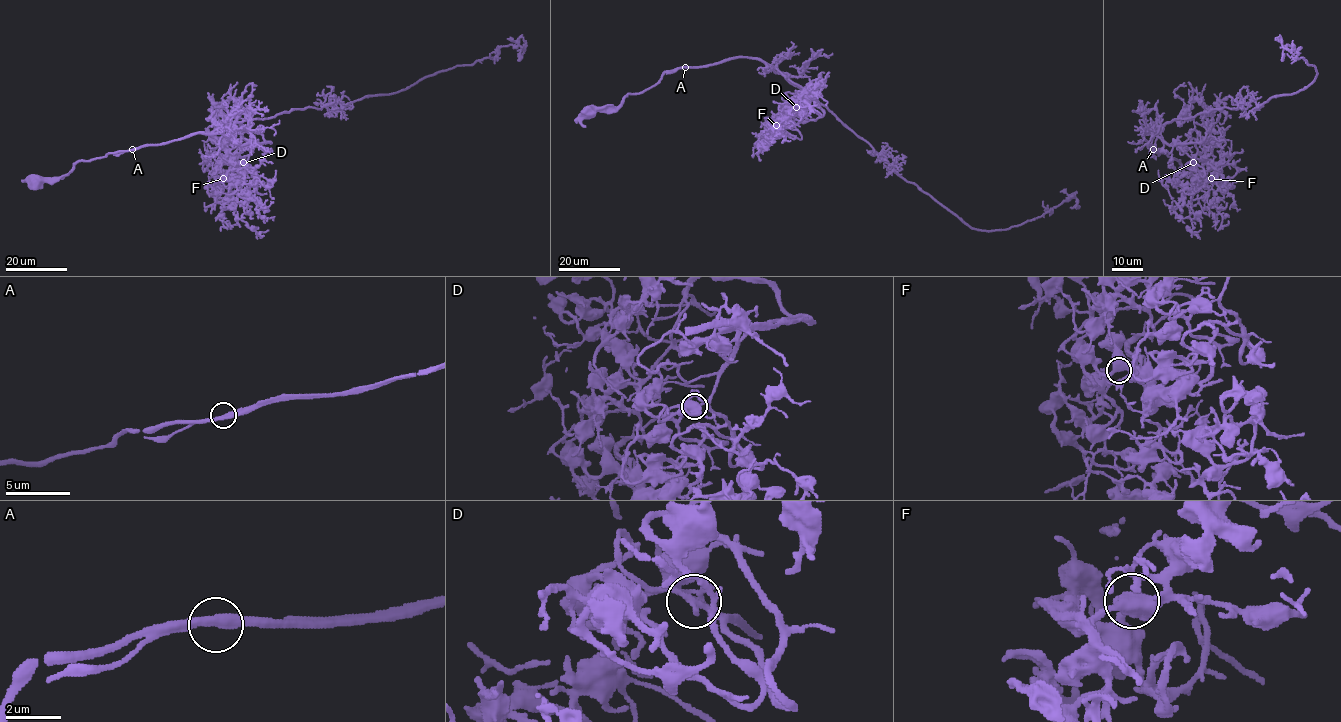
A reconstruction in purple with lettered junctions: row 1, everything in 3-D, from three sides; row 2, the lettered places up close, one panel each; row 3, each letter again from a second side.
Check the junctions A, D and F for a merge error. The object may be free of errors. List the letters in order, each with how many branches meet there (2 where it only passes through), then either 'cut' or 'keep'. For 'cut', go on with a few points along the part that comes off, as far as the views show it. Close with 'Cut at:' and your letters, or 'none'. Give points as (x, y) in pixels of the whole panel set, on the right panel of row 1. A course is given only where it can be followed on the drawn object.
A: 2 | cut | (1153, 149), (1144, 132), (1176, 119), (1300, 90), (1316, 72), (1292, 46), (1282, 45), (1291, 49), (1293, 40)
D: 2 | keep
F: 3 | keep
Cut at: A

